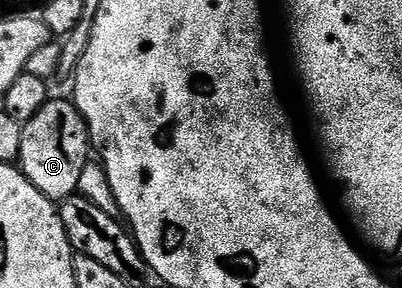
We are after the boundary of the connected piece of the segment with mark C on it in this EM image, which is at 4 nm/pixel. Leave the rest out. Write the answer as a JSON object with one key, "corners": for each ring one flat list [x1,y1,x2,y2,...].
{"corners":[[48,99,46,104,41,105,33,114,33,118,29,118,21,128,19,133,19,159,17,167,29,182,33,182,33,186,37,186,37,190,41,190,41,194,45,194,52,202,62,202,79,190,79,179,81,178,81,170,83,165,88,163,87,148,89,152,89,137,87,135,87,123,83,121,83,115,75,108,74,103,70,99,55,100]]}

